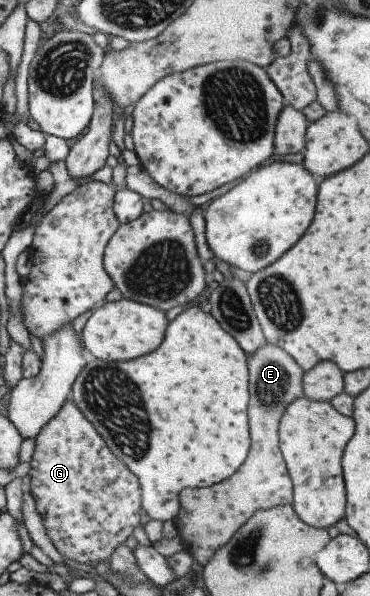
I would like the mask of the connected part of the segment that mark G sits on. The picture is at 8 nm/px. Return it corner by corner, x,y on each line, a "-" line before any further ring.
67,399
55,417
34,437
34,450
29,463
29,493
55,549
72,561
91,567
99,561
109,561
113,550
124,543
139,524
139,486
136,477
110,452
71,400

